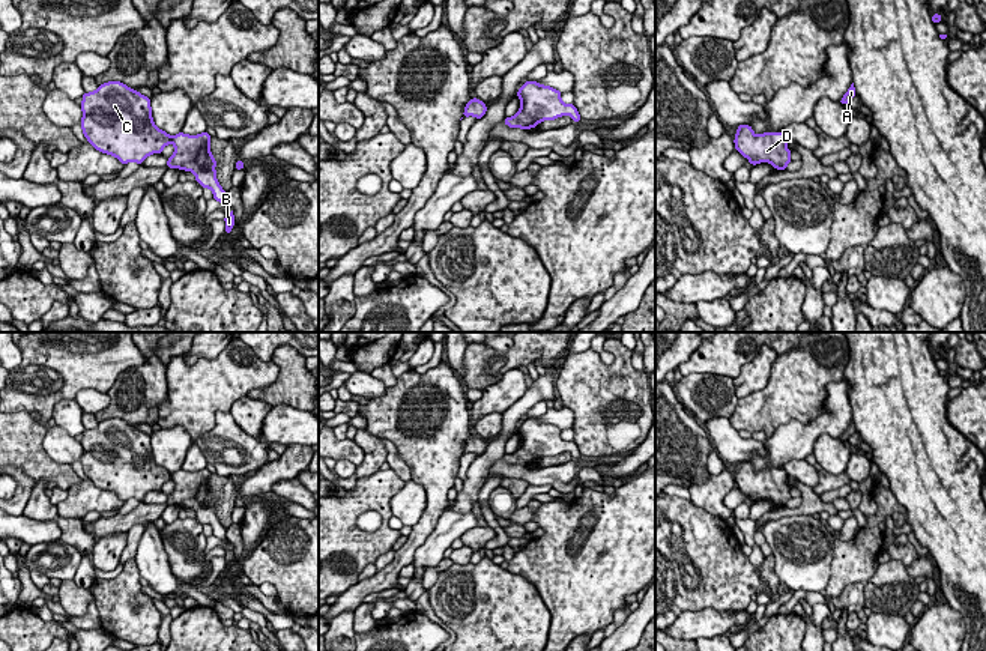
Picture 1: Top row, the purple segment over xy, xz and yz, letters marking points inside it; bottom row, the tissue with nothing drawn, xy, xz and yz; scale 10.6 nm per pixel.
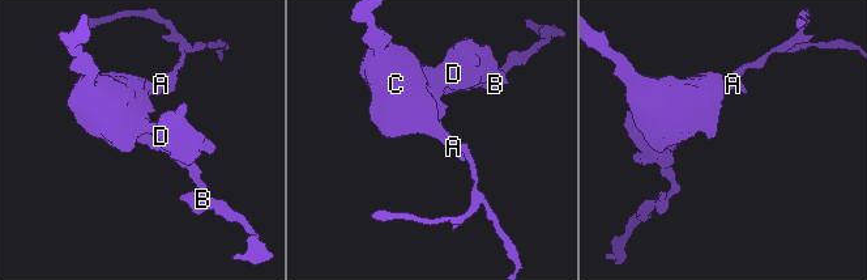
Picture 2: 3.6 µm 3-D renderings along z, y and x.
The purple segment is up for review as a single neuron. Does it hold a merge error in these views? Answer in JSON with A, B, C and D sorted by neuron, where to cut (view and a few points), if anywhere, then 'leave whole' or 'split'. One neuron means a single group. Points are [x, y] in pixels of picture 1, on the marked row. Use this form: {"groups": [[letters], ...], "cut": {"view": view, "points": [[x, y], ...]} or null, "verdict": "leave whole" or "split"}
{"groups": [["A", "B", "C", "D"]], "cut": null, "verdict": "leave whole"}

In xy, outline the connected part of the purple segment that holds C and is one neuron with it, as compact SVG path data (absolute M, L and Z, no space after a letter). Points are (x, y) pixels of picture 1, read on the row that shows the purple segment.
M120 81L101 84L81 98L80 125L95 149L116 156L123 165L131 161L141 165L149 155L162 153L173 143L174 153L167 167L192 171L195 182L212 189L212 198L227 204L227 192L216 180L216 161L209 150L212 137L206 131L198 135L179 132L170 137L155 126L150 99Z

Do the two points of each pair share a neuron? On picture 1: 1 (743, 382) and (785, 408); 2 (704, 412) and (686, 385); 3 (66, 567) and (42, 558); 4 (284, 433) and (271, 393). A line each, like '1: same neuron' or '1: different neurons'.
1: different neurons
2: same neuron
3: same neuron
4: different neurons

